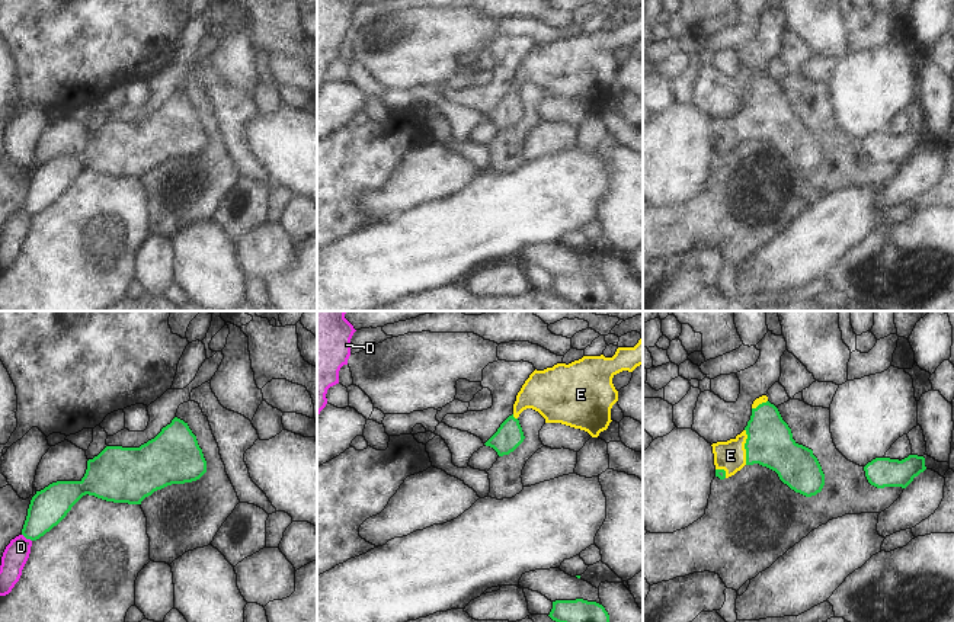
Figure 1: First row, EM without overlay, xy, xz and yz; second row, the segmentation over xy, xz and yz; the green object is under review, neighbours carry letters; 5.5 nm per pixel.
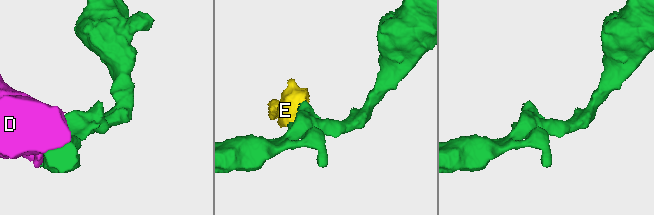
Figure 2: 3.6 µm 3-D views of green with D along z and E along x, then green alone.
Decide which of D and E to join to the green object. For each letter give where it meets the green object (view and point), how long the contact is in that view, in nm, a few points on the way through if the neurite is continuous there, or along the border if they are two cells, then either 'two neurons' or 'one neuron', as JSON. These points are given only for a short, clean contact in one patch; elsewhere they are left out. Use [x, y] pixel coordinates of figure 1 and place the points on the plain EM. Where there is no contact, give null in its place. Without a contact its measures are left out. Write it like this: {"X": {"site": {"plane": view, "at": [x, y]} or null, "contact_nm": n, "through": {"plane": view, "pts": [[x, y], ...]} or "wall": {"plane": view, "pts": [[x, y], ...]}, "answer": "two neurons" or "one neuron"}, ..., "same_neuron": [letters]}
{"D": {"site": {"plane": "xy", "at": [26, 212]}, "contact_nm": 70, "answer": "two neurons"}, "E": {"site": {"plane": "yz", "at": [745, 121]}, "contact_nm": 200, "answer": "one neuron"}, "same_neuron": ["E"]}

